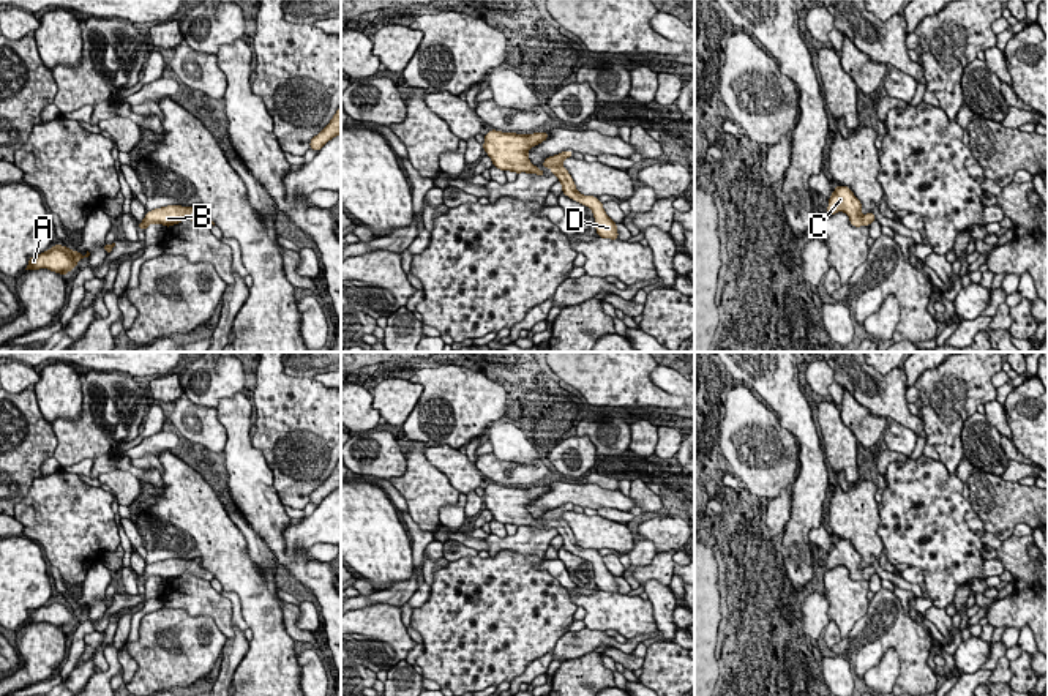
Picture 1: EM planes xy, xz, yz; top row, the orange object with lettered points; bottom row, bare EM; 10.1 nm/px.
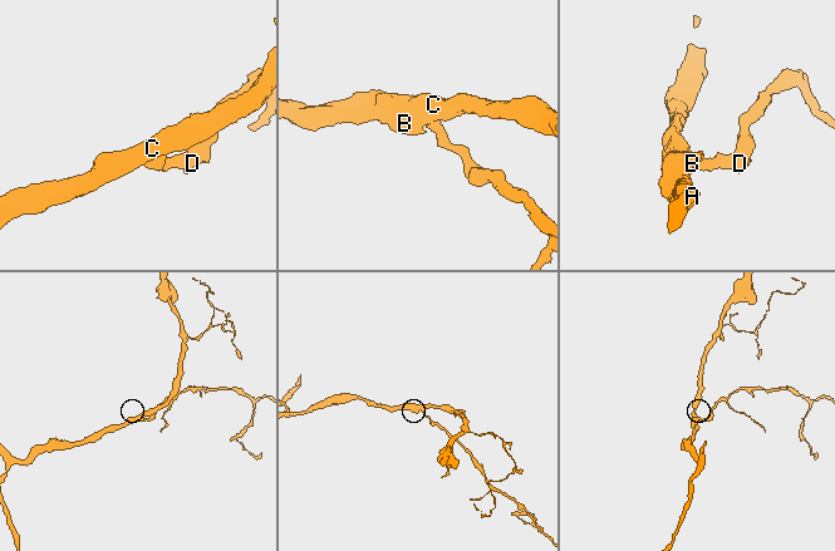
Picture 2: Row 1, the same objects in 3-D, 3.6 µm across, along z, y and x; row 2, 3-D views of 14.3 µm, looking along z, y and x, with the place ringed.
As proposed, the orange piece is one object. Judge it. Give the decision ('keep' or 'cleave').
keep

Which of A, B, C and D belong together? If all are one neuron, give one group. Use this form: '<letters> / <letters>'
A B C D

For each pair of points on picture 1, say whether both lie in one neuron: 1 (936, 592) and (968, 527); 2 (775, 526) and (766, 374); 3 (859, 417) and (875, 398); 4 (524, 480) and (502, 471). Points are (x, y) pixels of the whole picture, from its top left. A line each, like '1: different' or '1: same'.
1: same
2: different
3: different
4: same

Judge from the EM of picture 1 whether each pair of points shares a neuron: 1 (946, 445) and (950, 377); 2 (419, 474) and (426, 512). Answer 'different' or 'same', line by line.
1: same
2: same

